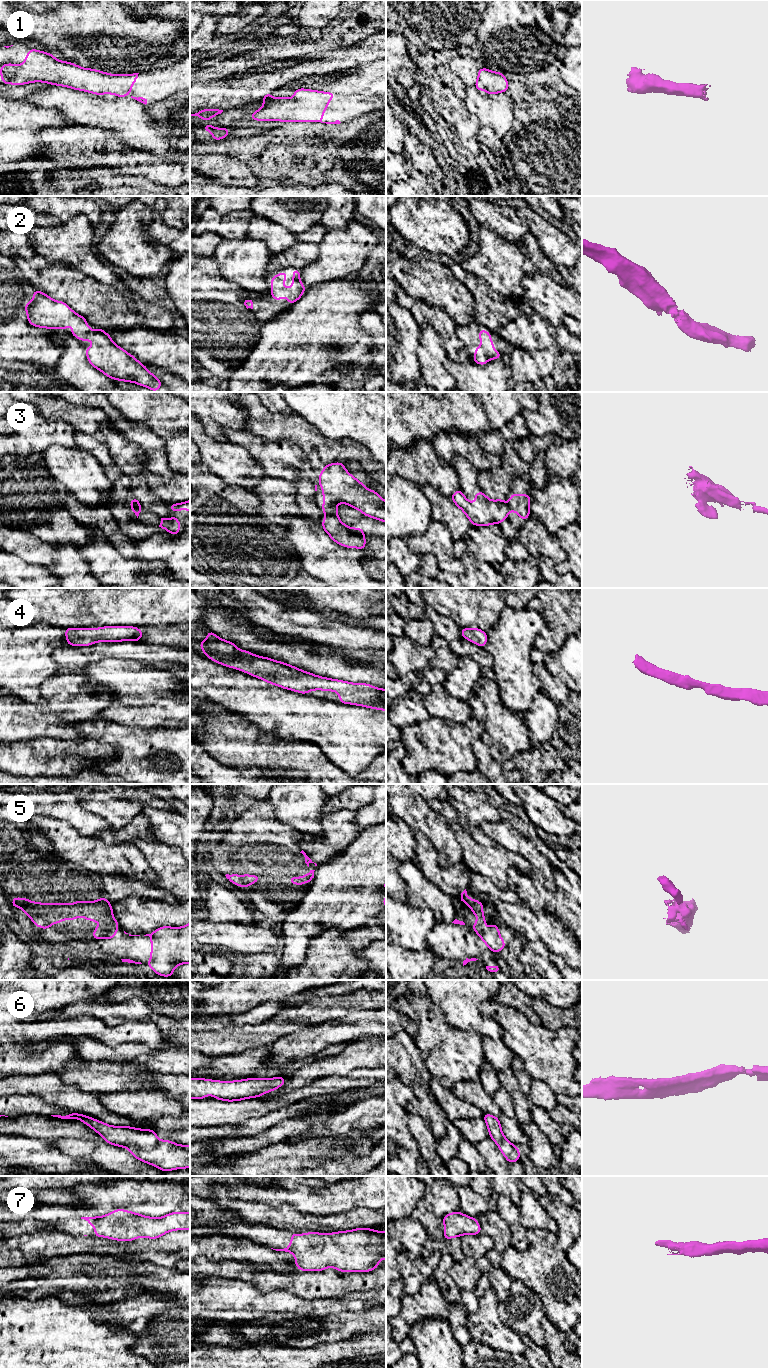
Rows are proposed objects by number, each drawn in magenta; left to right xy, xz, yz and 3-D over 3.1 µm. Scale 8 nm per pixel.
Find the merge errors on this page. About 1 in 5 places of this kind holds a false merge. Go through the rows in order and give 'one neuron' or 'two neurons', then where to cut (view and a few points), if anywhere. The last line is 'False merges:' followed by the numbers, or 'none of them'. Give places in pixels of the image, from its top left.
1: one neuron; no cut
2: one neuron; no cut
3: two neurons; cut in xy along (131, 507), (140, 507), (142, 509)
4: one neuron; no cut
5: one neuron; no cut
6: one neuron; no cut
7: one neuron; no cut
False merges: 3

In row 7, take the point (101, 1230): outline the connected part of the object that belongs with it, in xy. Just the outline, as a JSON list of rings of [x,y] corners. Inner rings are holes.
[[[116,1209],[104,1216],[81,1217],[95,1228],[94,1236],[118,1241],[138,1237],[156,1239],[174,1230],[190,1230],[190,1212],[171,1212],[163,1217],[148,1217]]]

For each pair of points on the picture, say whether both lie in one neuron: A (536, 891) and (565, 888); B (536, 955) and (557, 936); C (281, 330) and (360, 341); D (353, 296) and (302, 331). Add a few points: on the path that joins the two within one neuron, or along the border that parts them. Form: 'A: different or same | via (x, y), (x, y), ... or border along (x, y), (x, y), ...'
A: same | via (543, 895), (558, 895)
B: different | border along (528, 939), (539, 940), (550, 953)
C: same | via (301, 330), (340, 330)
D: same | via (340, 302), (315, 322)

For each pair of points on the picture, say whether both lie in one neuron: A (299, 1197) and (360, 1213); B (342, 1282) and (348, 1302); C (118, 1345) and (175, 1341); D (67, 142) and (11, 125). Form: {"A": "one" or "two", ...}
{"A": "two", "B": "two", "C": "two", "D": "two"}

